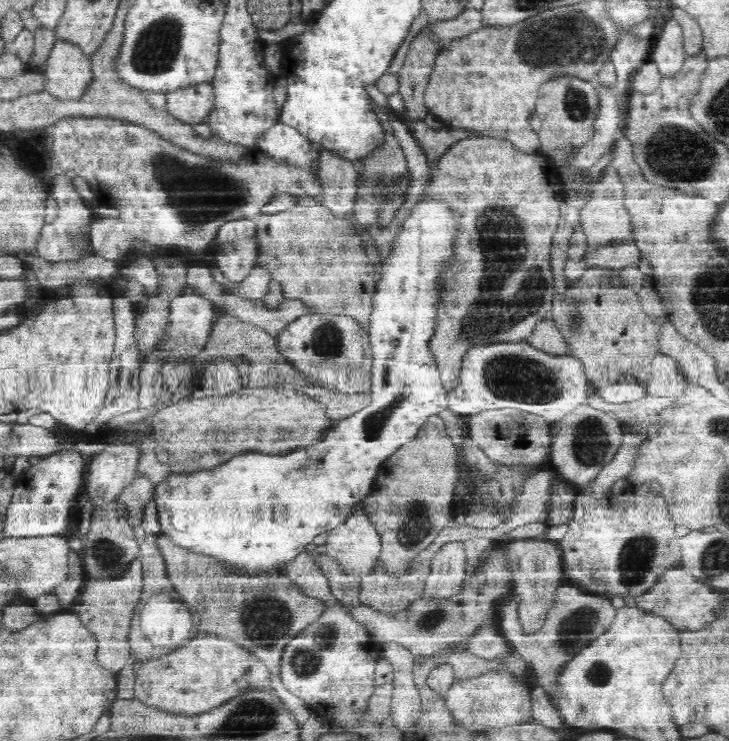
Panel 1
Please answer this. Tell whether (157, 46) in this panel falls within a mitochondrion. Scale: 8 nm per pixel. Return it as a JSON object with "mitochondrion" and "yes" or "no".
{"mitochondrion":"yes"}

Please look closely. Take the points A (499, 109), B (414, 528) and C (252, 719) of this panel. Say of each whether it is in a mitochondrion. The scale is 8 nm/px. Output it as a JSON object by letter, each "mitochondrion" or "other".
{"A":"other","B":"mitochondrion","C":"mitochondrion"}

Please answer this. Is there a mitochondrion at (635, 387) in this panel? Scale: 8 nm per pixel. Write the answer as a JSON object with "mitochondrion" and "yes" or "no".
{"mitochondrion":"no"}

